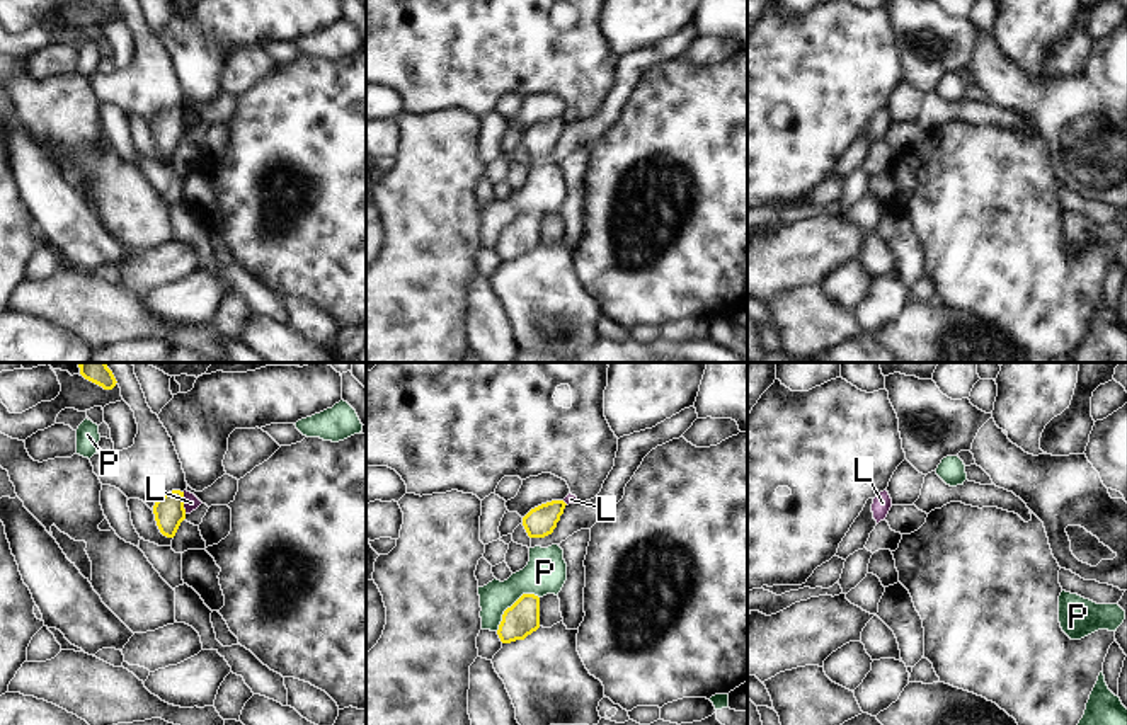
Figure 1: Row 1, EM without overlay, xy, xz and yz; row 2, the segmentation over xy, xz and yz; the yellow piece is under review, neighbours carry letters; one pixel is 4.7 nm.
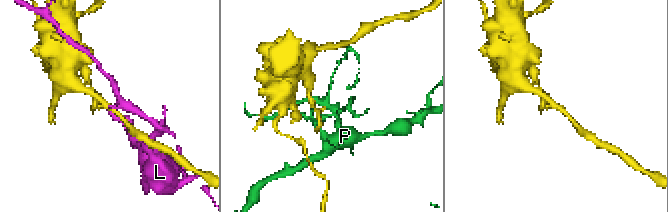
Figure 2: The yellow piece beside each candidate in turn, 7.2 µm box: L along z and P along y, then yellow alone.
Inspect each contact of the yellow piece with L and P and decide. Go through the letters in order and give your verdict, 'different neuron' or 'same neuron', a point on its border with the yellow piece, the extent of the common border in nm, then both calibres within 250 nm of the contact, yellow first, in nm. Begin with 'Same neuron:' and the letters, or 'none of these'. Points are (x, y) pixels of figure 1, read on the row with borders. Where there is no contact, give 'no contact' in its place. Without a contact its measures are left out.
Same neuron: none of these
L: different neuron; contact xy (183, 502); length 110 nm; calibres 150 and 80 nm
P: different neuron; contact xz (513, 605); length 260 nm; calibres 160 and 190 nm

